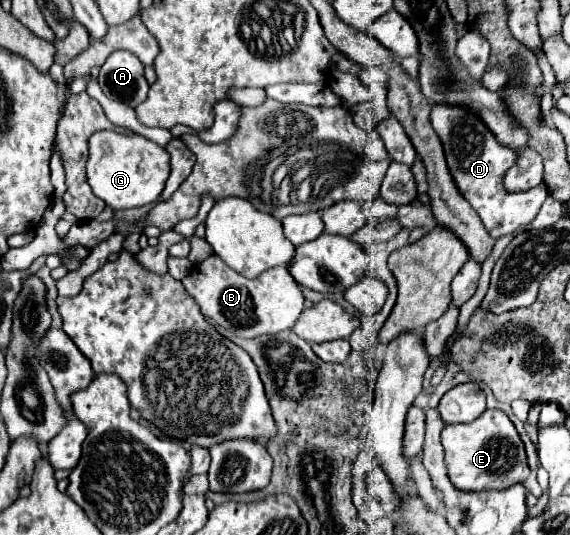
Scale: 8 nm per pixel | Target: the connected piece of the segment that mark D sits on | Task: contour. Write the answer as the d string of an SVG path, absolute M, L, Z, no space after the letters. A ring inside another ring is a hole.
M433 106L431 124L443 142L447 168L453 176L455 186L459 188L461 196L471 204L471 208L479 214L483 226L493 238L511 234L537 216L543 200L547 198L547 190L531 188L527 192L507 192L507 188L503 186L503 176L513 166L517 154L501 146L493 138L493 134L489 134L489 130L481 126L481 120L475 114L469 114L467 110L461 110L457 106Z

